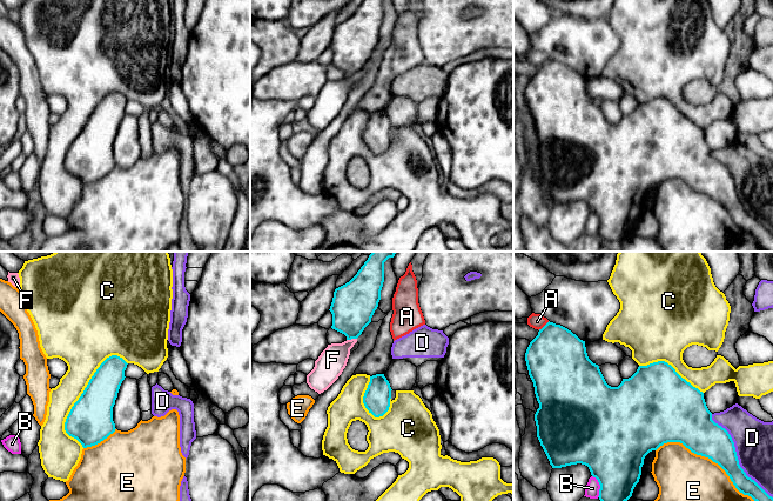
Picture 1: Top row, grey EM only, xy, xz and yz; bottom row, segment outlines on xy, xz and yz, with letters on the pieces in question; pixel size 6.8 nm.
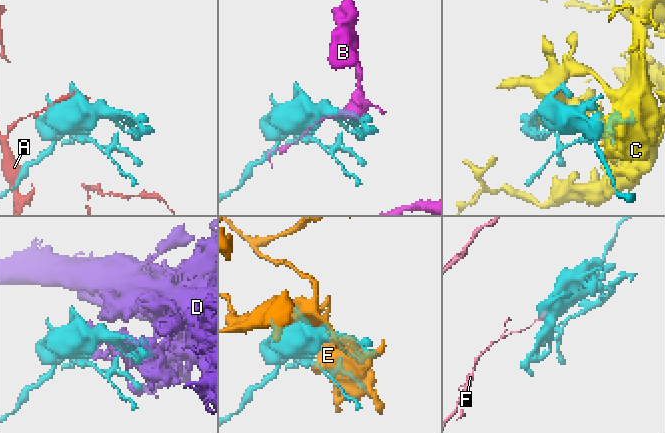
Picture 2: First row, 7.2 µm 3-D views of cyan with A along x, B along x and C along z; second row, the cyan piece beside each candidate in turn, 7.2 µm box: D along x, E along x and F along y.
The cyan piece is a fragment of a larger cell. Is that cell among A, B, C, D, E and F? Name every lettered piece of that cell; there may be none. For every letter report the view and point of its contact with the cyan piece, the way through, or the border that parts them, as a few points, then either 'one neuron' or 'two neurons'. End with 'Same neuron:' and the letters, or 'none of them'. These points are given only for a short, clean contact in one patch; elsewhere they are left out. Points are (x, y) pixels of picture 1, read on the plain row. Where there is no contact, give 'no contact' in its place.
A: yz (544, 62) | two neurons
B: yz (600, 222) | two neurons
C: xy (81, 131) | one neuron
D: yz (737, 193) | two neurons
E: yz (716, 199) | two neurons
F: xz (351, 74) | along xz (356, 74), (347, 77) | two neurons
Same neuron: C

